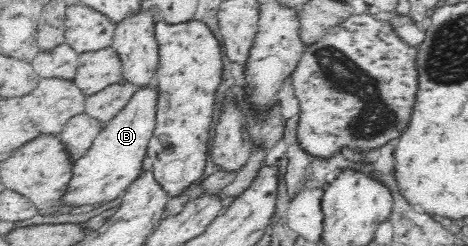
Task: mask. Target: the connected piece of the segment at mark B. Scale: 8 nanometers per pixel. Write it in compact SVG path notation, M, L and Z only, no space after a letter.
M153 85L137 89L129 105L121 107L112 121L103 124L91 147L73 162L72 176L62 201L74 207L107 201L117 203L128 186L139 177L149 139L155 129L155 111L157 89Z

